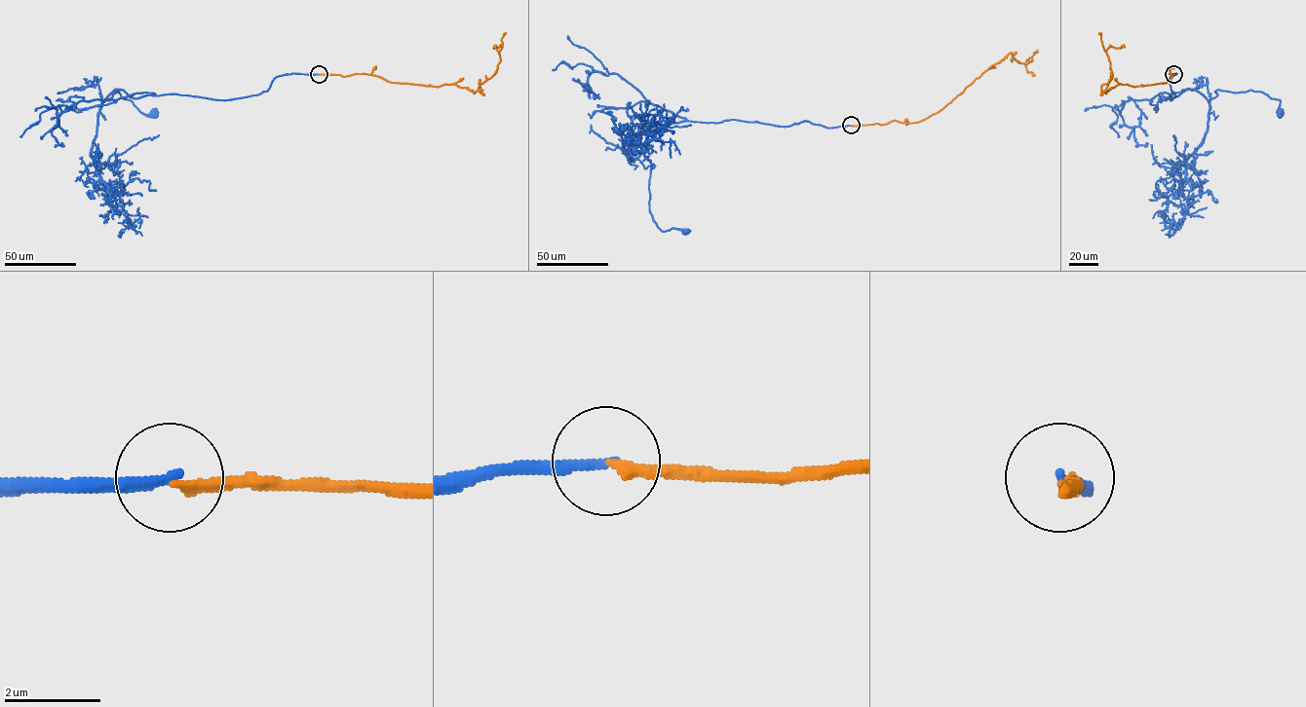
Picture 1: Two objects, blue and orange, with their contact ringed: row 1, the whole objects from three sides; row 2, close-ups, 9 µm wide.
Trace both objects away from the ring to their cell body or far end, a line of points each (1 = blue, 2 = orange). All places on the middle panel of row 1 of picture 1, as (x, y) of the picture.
1: (851, 125), (666, 124), (637, 159), (651, 167), (653, 219), (662, 231), (686, 231)
2: (851, 125), (925, 119), (1010, 53), (1018, 62), (1031, 61), (1030, 57), (1026, 70), (1034, 76)

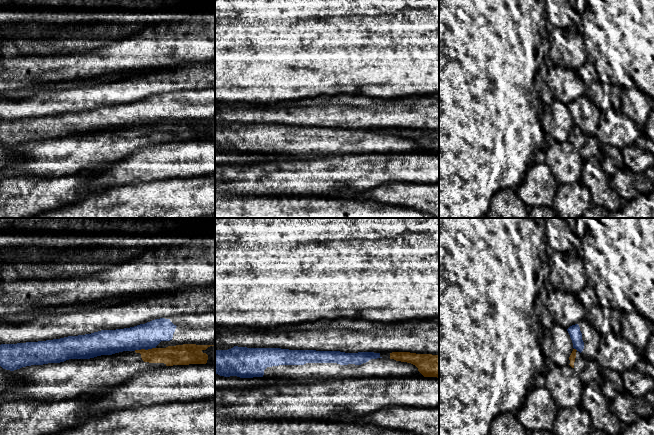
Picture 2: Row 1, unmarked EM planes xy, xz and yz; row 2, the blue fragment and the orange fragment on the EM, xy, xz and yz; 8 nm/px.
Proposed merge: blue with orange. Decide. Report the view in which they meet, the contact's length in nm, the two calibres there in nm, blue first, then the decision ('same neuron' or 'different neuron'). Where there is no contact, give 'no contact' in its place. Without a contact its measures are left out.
contact in xy; length 180 nm; calibres 220 and 160 nm; different neuron

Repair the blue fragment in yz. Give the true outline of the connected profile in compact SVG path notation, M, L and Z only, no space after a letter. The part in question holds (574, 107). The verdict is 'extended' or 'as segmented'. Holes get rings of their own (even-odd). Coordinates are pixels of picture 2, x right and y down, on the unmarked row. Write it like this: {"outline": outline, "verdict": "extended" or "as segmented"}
{"outline": "M586 94L567 105L573 119L573 124L585 135L595 136L599 125L600 110Z", "verdict": "extended"}

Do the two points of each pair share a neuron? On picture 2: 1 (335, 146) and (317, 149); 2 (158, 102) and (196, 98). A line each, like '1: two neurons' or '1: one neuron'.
1: one neuron
2: one neuron

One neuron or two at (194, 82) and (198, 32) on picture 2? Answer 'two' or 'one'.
two

